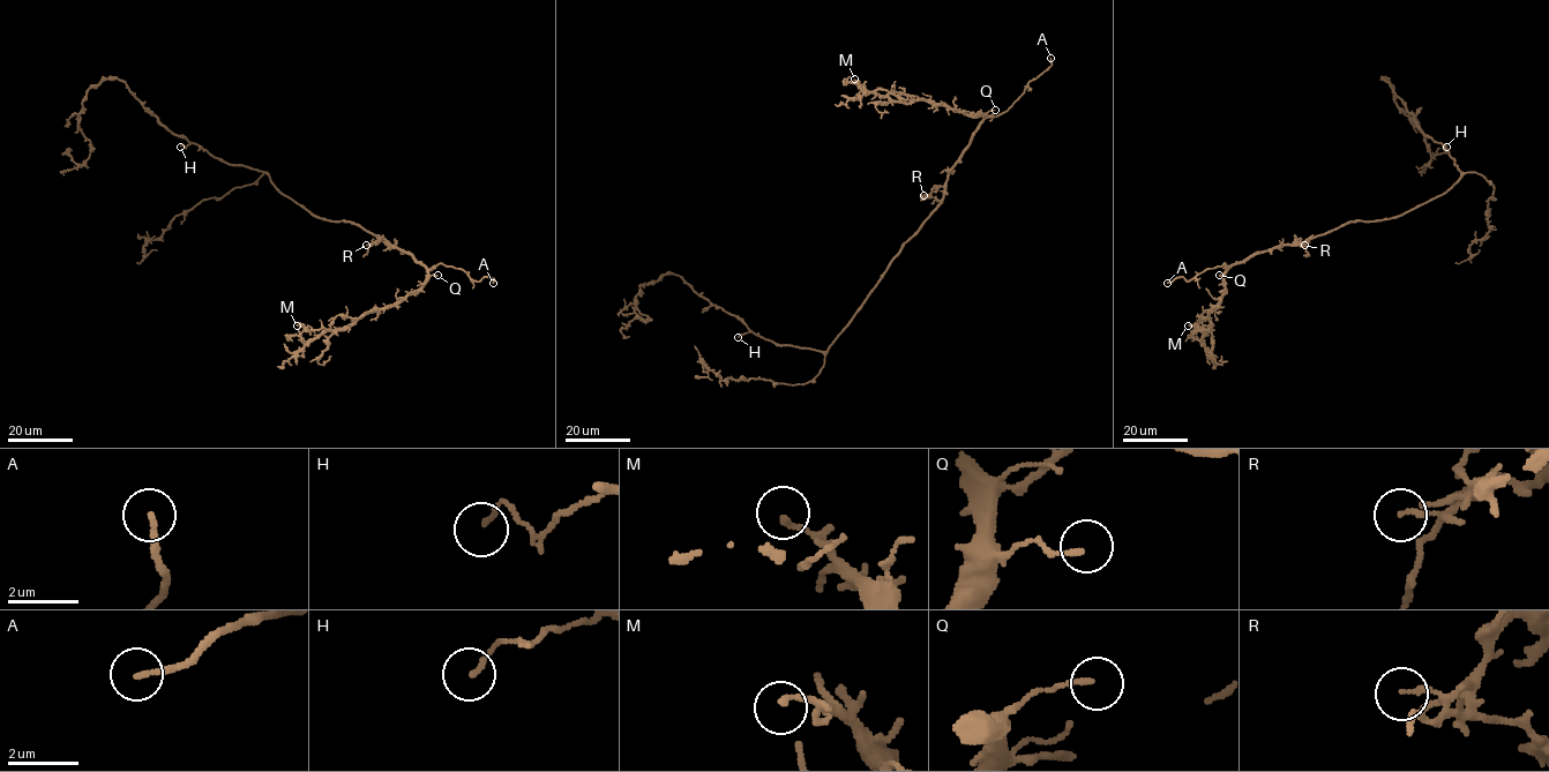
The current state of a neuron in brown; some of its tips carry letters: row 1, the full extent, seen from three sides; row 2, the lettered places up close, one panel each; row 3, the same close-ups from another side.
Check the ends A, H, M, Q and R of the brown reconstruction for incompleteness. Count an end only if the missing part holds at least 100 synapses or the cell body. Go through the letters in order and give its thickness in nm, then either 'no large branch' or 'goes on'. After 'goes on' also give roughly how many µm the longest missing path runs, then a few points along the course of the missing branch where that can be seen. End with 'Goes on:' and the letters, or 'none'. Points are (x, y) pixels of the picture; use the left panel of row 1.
A: 160 nm thick; goes on; about 30 µm are missing; missing branch runs (493, 283), (477, 291), (469, 277), (457, 276), (455, 285), (449, 286)
H: 120 nm thick; no large branch
M: 170 nm thick; no large branch
Q: 130 nm thick; no large branch
R: 130 nm thick; no large branch
Goes on: A

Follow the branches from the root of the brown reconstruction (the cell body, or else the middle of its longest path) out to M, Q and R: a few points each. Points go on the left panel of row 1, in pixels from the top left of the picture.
M: (301, 205), (380, 235), (408, 252), (427, 274), (414, 292), (366, 312), (345, 329), (297, 325)
Q: (301, 205), (320, 218), (358, 224), (389, 245), (408, 252), (429, 276), (438, 275)
R: (301, 205), (320, 218), (351, 222), (382, 238), (366, 245)

